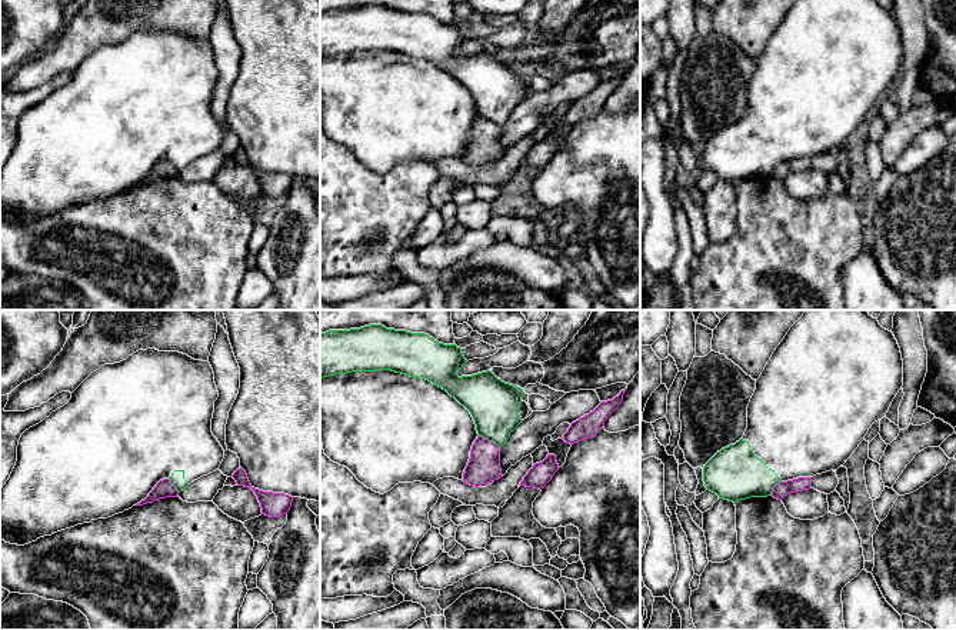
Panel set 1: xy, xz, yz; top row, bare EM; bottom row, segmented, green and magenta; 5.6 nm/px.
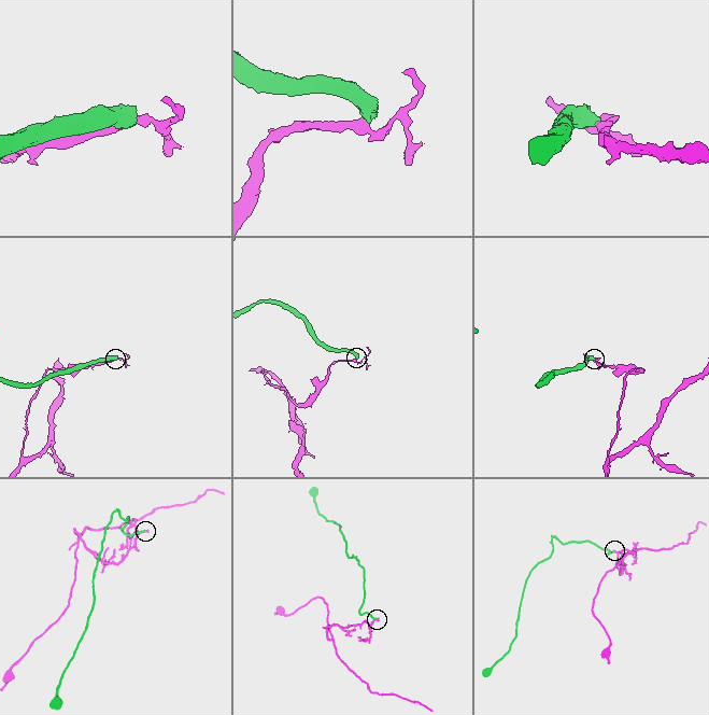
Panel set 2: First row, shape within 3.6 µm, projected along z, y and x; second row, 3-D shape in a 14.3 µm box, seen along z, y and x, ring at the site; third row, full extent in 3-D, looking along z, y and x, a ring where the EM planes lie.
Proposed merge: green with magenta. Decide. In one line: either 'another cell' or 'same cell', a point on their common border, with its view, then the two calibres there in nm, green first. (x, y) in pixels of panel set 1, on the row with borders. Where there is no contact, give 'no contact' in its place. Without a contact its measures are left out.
another cell | xz (490, 440) | 280/180 nm

